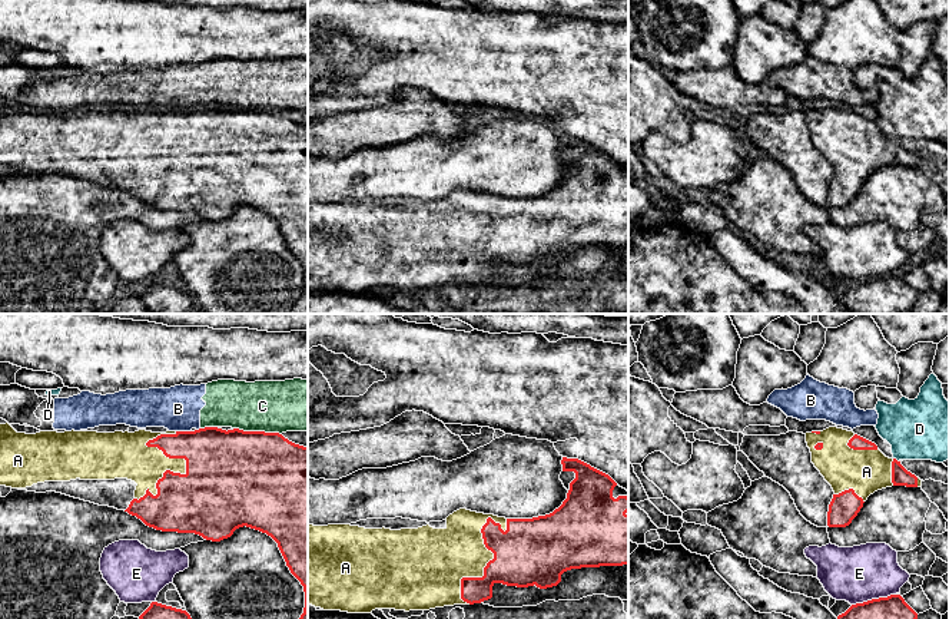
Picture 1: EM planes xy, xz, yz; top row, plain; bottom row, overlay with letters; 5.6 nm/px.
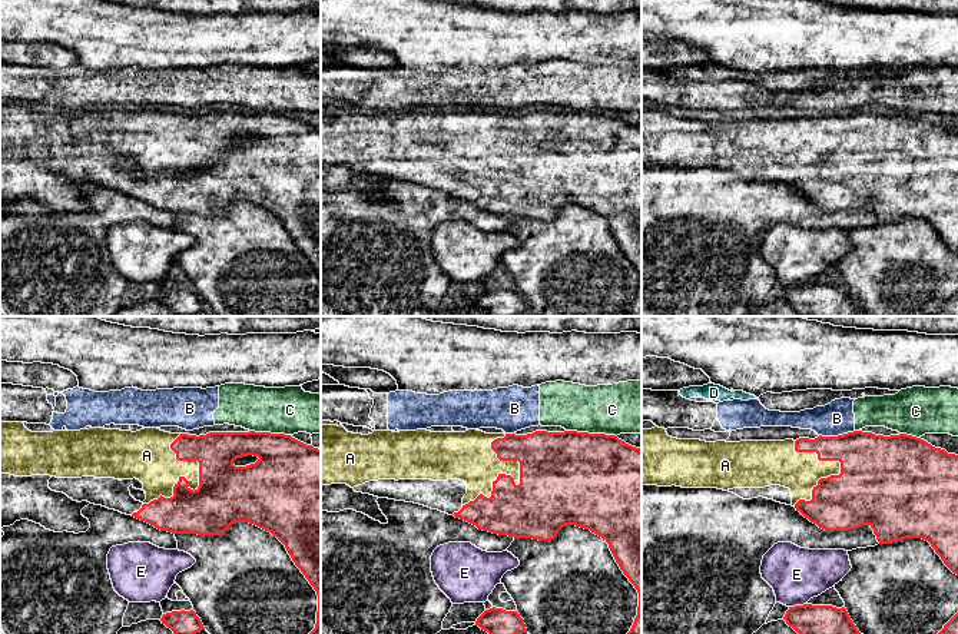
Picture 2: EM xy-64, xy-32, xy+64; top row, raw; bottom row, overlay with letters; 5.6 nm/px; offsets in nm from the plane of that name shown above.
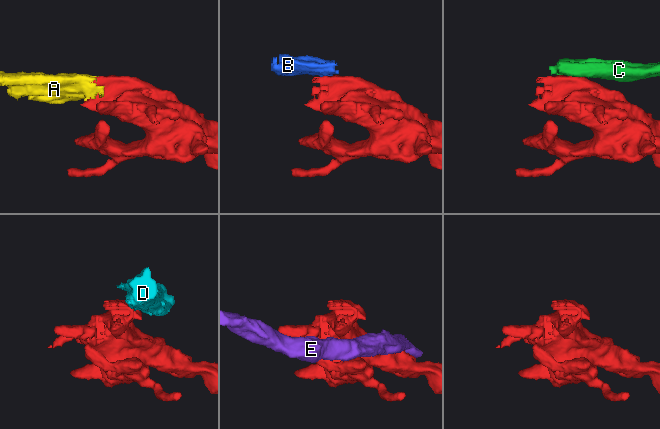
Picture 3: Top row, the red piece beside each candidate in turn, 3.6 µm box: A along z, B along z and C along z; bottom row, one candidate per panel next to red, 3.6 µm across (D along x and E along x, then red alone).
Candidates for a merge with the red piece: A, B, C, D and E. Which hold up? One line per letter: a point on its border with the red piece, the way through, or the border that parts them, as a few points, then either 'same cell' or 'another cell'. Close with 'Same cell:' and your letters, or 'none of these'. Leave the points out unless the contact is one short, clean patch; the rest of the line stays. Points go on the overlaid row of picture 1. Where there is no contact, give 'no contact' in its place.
A: contact xy (186, 463); same cell
B: contact xy (183, 432); another cell
C: contact xy (258, 432); border xy (234, 427), (278, 432), (281, 434); another cell
D: contact yz (896, 460); border yz (893, 457), (898, 462); another cell
E: contact yz (873, 599); another cell
Same cell: A

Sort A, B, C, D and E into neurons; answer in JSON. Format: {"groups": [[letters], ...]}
{"groups": [["A"], ["B", "C"], ["D"], ["E"]]}

